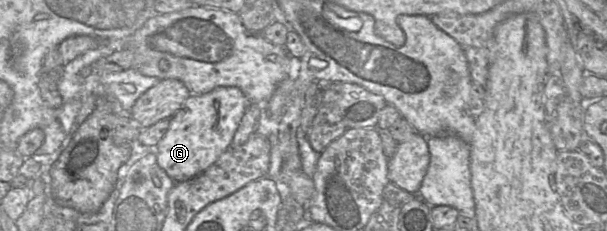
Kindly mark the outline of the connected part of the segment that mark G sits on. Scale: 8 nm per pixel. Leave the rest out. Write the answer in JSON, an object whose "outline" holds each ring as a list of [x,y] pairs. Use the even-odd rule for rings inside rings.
{"outline":[[[218,87],[206,94],[191,94],[170,118],[168,131],[157,144],[157,163],[175,182],[192,179],[225,152],[233,140],[249,101],[238,87]]]}

